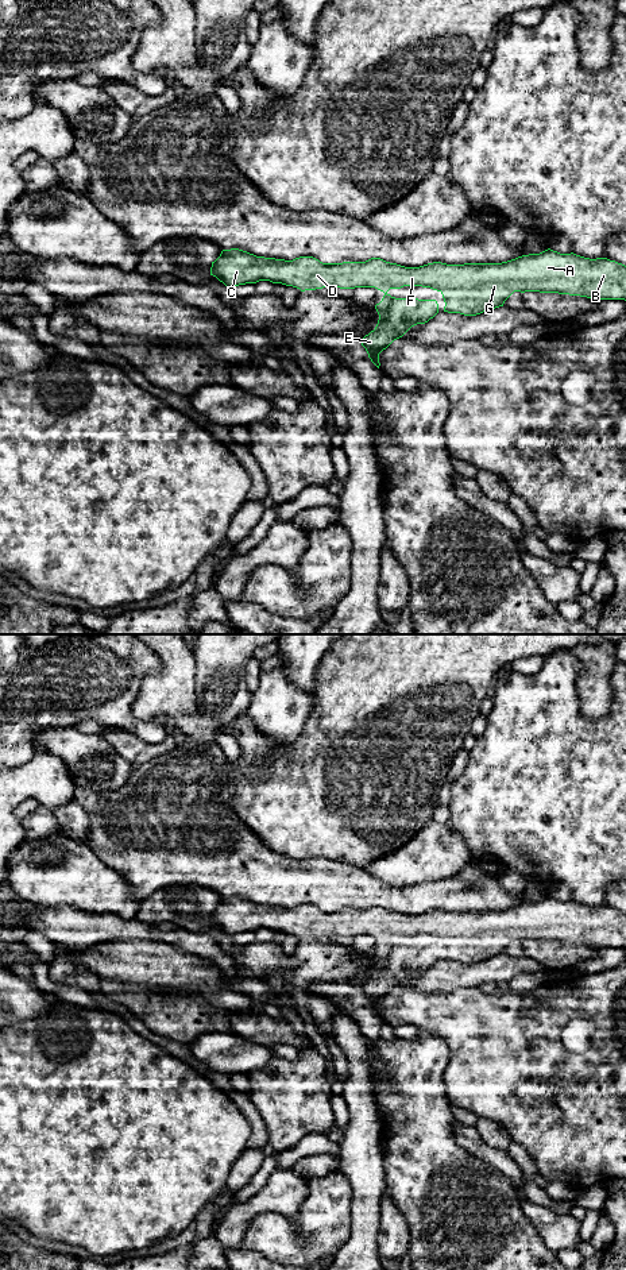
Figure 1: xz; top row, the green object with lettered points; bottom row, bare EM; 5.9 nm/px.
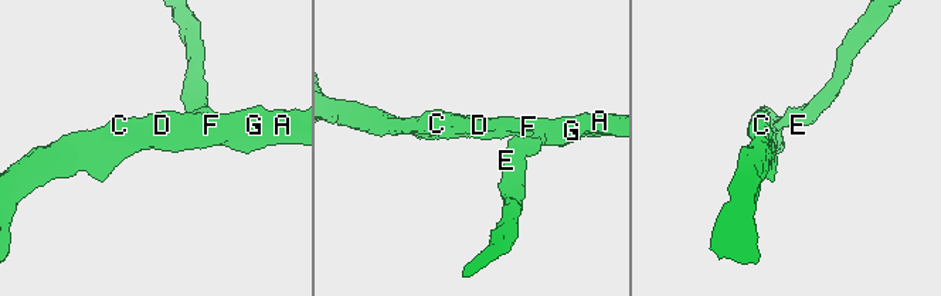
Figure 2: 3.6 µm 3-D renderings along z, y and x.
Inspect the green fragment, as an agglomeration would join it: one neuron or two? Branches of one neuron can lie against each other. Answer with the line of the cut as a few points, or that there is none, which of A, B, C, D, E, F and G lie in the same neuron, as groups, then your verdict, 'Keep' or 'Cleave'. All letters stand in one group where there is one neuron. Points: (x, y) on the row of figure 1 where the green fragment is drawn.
No split. Groups: A B C D E F G. Keep

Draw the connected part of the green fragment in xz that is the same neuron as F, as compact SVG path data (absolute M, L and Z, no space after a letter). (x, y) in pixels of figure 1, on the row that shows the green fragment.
M239 248L223 250L212 262L210 275L216 277L227 287L259 281L270 281L305 290L322 287L375 287L385 293L382 301L375 305L379 314L374 331L366 335L362 346L371 362L379 368L379 354L394 340L402 337L411 327L425 324L438 313L436 300L395 298L387 292L403 286L422 286L443 294L444 312L476 316L486 310L503 306L514 292L559 293L599 300L626 301L626 266L607 258L590 259L573 252L560 254L550 248L540 254L522 255L502 263L464 263L447 265L441 262L428 263L420 267L405 267L371 258L366 262L322 263L313 256L300 256L293 260L256 256Z

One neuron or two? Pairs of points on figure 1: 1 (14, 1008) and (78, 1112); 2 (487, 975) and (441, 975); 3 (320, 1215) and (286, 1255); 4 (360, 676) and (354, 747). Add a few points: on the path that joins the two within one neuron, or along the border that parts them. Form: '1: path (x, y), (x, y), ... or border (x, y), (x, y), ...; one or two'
1: border (38, 1018), (24, 1018), (14, 1023); two
2: path (476, 975), (452, 975); one
3: path (320, 1228), (312, 1236), (312, 1243), (300, 1250); one
4: path (360, 694), (360, 729); one

